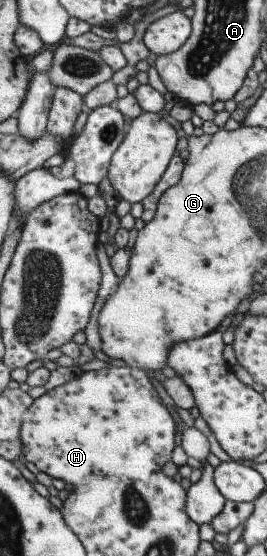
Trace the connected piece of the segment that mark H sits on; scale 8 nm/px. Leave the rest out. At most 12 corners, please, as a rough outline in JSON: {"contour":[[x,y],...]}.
{"contour":[[144,369],[36,398],[27,462],[74,487],[149,480],[175,419]]}

